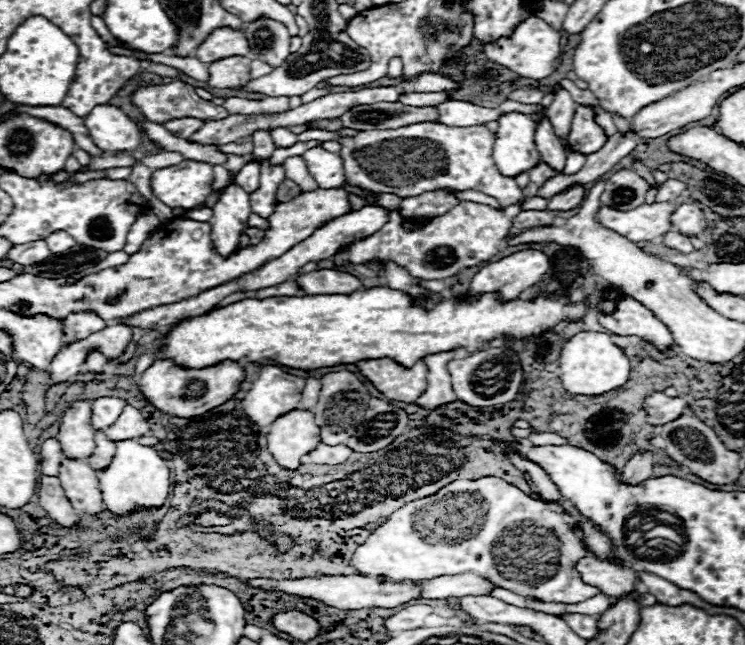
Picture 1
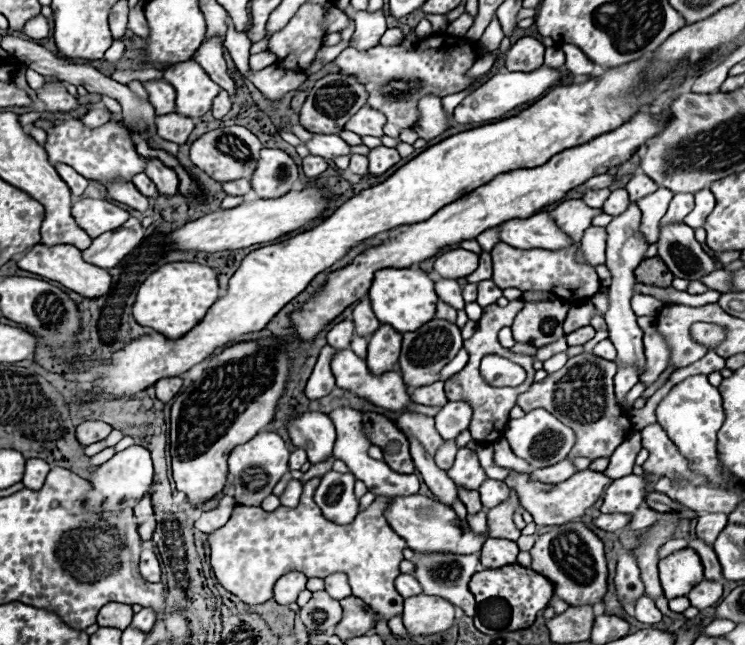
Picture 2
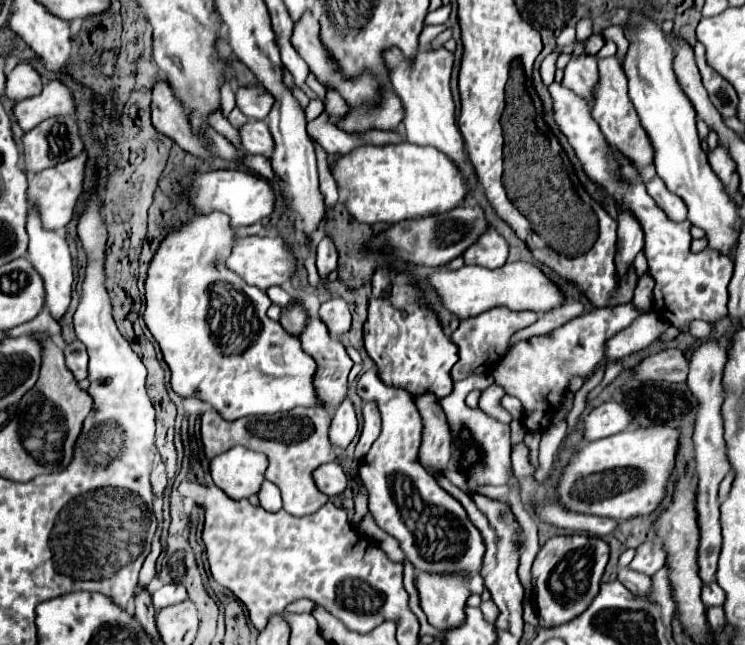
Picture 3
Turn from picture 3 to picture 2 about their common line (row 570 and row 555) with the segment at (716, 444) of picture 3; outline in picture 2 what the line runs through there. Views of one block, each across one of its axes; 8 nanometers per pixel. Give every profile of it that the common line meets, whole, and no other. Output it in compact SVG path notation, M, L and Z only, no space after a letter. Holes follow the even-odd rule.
M700 538L692 540L690 542L690 548L694 548L698 552L698 556L702 558L702 564L704 564L704 578L706 580L722 580L722 568L720 568L720 562L714 554L714 550L710 546L706 546Z

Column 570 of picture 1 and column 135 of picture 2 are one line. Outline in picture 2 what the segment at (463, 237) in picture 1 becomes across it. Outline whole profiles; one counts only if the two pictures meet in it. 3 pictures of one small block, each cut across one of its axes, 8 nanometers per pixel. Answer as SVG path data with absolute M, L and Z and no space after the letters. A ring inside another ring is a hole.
M66 120L66 122L56 122L52 128L46 130L46 152L48 152L48 160L54 162L64 162L70 164L74 170L78 170L78 174L82 174L88 180L98 180L102 184L106 184L112 178L124 178L130 180L134 174L144 172L142 166L142 156L136 154L134 144L130 140L130 134L126 128L118 126L118 124L104 124L100 128L88 130L84 128L84 124L80 120Z

